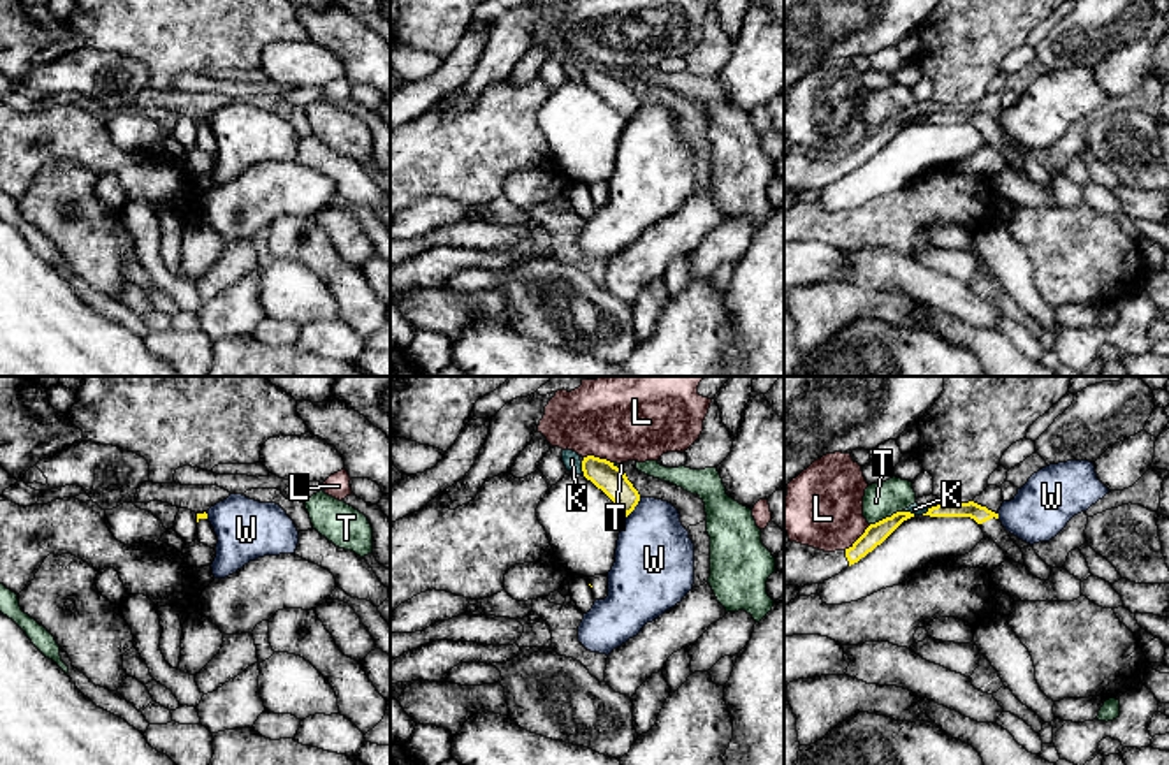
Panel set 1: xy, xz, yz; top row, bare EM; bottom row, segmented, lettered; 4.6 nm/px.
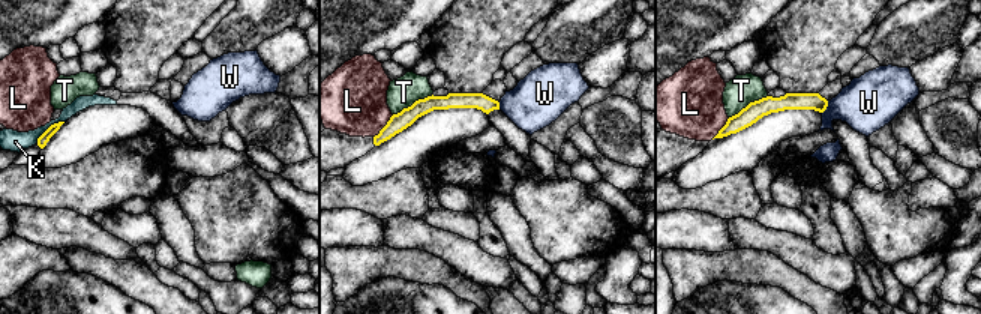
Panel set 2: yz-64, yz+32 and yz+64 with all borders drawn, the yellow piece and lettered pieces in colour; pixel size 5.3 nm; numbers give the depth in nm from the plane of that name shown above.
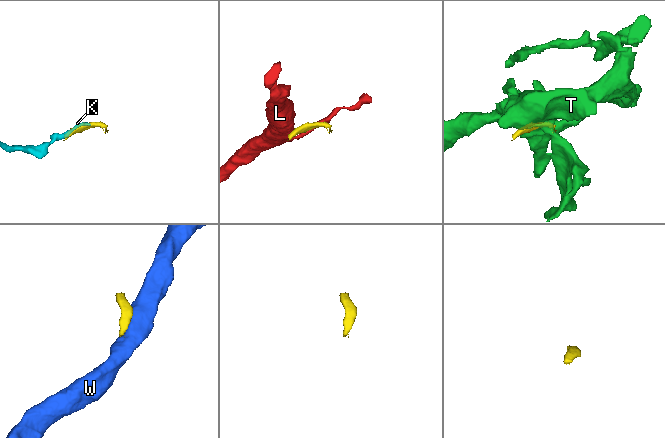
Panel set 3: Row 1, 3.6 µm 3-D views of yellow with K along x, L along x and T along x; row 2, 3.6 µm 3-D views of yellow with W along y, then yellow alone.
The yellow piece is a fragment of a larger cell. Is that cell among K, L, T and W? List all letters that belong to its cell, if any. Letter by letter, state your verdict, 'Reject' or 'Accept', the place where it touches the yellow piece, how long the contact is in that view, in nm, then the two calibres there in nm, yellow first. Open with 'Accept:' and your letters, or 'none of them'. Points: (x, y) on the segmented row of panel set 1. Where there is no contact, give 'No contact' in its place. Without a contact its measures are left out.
Accept: none of them
K: Reject. Touches yellow at xz (582, 468). Shared border 70 nm. Thickness 140 nm (yellow) against 80 nm
L: Reject. Touches yellow at xz (598, 458). Shared border 140 nm. Thickness 140 nm (yellow) against 400 nm
T: Reject. Touches yellow at yz (886, 517). Shared border 160 nm. Thickness 100 nm (yellow) against 160 nm
W: Reject. Touches yellow at xz (633, 509). Shared border 130 nm. Thickness 140 nm (yellow) against 360 nm

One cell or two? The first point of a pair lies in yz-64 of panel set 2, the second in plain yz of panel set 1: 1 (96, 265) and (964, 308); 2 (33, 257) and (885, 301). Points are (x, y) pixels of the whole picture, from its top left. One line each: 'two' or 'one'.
1: two
2: one

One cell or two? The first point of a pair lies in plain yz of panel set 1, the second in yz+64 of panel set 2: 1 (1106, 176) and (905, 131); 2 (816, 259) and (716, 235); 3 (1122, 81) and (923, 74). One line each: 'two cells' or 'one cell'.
1: one cell
2: one cell
3: one cell

